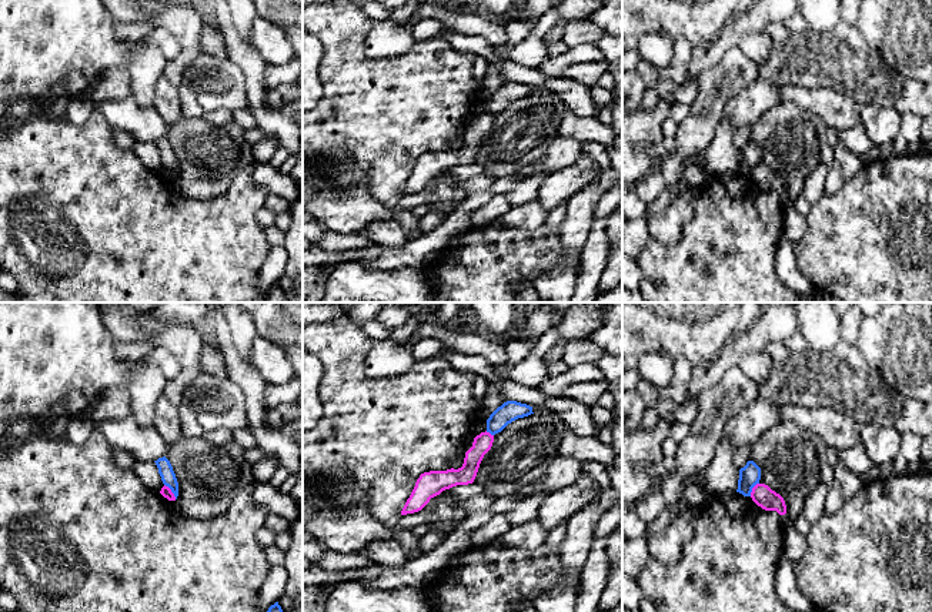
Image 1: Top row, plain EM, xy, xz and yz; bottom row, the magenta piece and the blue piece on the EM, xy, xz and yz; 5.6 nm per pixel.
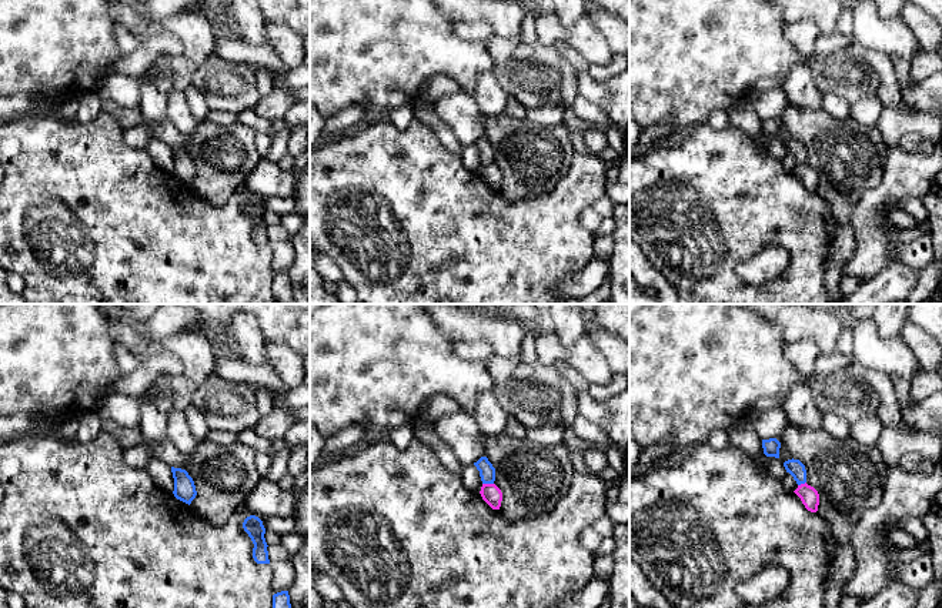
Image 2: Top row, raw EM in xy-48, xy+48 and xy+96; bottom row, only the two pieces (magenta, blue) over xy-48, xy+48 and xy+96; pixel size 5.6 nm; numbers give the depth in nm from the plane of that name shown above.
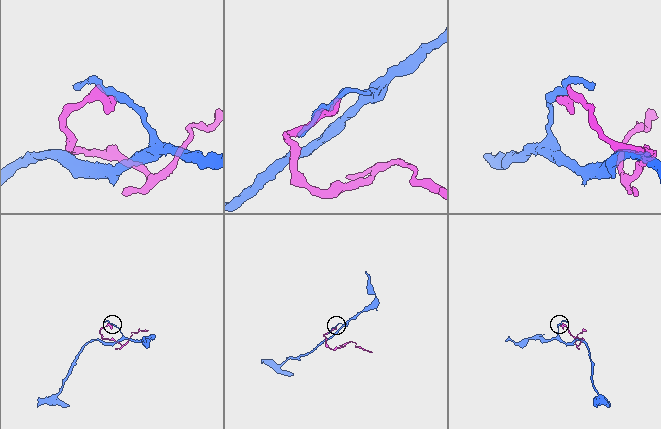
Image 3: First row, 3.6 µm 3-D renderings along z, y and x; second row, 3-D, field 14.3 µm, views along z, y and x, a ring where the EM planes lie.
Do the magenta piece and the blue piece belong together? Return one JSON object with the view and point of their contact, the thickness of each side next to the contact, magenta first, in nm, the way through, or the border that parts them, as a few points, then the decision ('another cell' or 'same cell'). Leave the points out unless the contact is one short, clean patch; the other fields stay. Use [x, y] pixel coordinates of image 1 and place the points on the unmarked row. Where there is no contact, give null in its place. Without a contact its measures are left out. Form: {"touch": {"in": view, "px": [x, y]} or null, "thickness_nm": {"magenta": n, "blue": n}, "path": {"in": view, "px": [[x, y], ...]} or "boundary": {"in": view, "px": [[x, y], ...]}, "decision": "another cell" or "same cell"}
{"touch": {"in": "xy", "px": [170, 171]}, "thickness_nm": {"magenta": 60, "blue": 80}, "decision": "another cell"}

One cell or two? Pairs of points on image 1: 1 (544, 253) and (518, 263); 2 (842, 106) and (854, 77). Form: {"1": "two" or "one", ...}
{"1": "one", "2": "two"}

